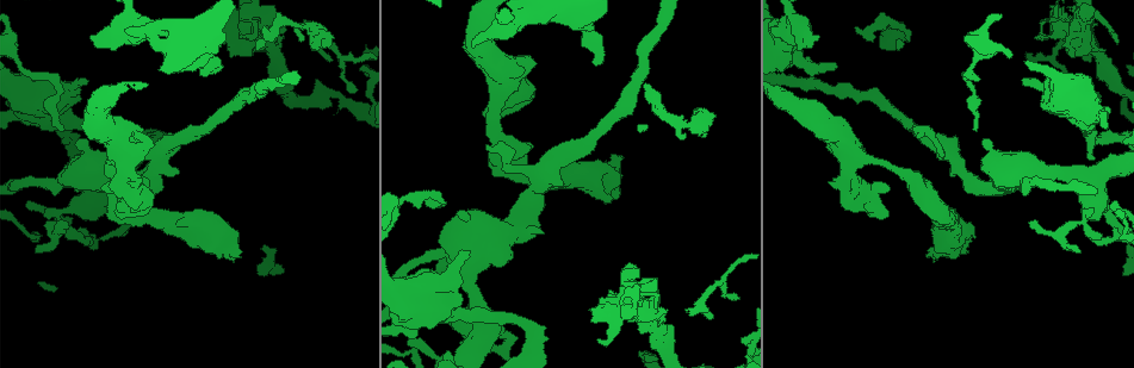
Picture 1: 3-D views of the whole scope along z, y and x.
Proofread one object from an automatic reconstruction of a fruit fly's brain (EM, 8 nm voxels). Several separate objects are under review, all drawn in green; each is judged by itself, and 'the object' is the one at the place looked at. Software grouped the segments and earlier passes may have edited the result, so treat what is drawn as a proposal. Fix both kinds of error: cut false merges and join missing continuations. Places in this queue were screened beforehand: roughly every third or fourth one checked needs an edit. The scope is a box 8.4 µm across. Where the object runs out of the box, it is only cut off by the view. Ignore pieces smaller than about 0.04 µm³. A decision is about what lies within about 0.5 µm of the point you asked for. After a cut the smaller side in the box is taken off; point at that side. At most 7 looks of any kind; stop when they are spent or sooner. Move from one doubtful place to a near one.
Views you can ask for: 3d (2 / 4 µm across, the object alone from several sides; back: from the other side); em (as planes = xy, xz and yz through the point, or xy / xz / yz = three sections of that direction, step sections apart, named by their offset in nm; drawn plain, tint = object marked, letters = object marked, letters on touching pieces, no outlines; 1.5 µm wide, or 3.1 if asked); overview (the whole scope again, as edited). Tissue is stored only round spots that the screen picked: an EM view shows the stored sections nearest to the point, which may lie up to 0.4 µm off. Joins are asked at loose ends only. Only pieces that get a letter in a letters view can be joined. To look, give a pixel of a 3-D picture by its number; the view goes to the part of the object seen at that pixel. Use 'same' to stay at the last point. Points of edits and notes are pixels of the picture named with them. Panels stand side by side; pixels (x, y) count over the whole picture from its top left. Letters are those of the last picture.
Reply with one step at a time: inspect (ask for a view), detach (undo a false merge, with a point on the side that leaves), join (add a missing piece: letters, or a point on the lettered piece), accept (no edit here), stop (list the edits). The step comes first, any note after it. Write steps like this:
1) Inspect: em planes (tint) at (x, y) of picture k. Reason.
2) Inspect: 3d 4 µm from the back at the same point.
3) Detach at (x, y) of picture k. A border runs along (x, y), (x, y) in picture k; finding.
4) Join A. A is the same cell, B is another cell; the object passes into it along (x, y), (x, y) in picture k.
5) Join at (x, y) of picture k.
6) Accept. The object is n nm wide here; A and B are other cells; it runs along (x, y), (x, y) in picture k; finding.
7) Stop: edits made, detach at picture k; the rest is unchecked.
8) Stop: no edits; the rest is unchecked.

Inspect: 3d 4 µm from the back at (218, 68) of picture 1. An open end.

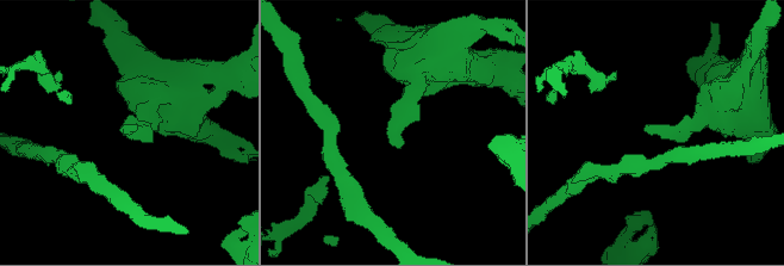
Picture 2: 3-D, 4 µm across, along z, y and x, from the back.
Inspect: em planes (letters) at (128, 132) of picture 2.

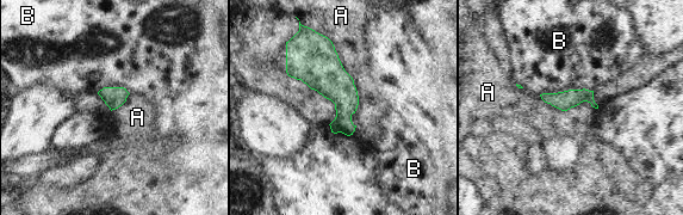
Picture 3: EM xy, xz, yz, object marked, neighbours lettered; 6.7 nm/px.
Accept. A and B are other cells; a border runs along (305, 25), (352, 77), (356, 126) in picture 3; none of them fits.

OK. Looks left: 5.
Inspect: em planes (letters) at (147, 181) of picture 1. Free end.

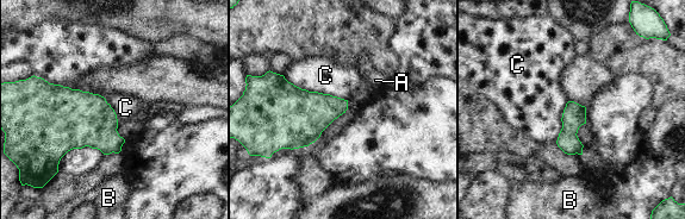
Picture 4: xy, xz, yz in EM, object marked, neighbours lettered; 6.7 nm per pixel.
Accept. The longest contact is with C, 480 nm; A, B and C are other cells; no lettered piece goes on from it.

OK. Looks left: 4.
Inspect: 3d 2 µm at (241, 34) of picture 1. Thin end.

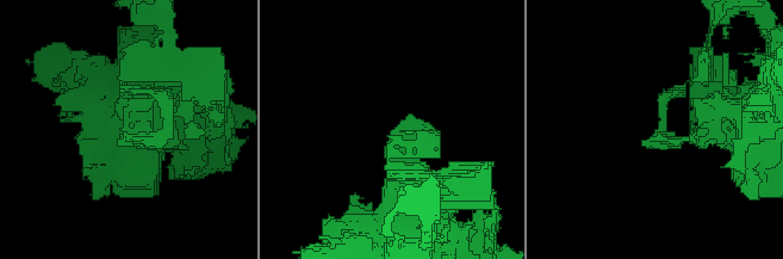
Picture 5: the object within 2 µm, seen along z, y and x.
Inspect: em yz step 8 (letters) at (130, 135) of picture 5.

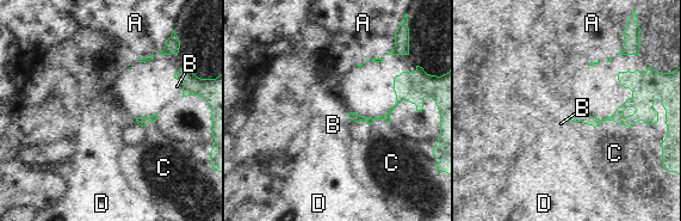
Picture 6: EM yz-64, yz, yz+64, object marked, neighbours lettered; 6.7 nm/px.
Inspect: em planes (letters) at the same point.

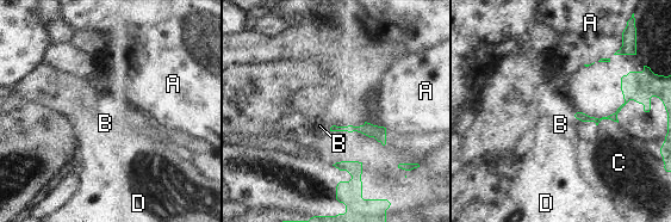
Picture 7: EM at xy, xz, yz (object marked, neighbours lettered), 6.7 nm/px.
Accept. A, B, C and D are other cells; it runs along (648, 96), (631, 96), (612, 117), (579, 116) in picture 7; none of them fits.

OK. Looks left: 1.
Stop: no edits; the rest is unchecked.

